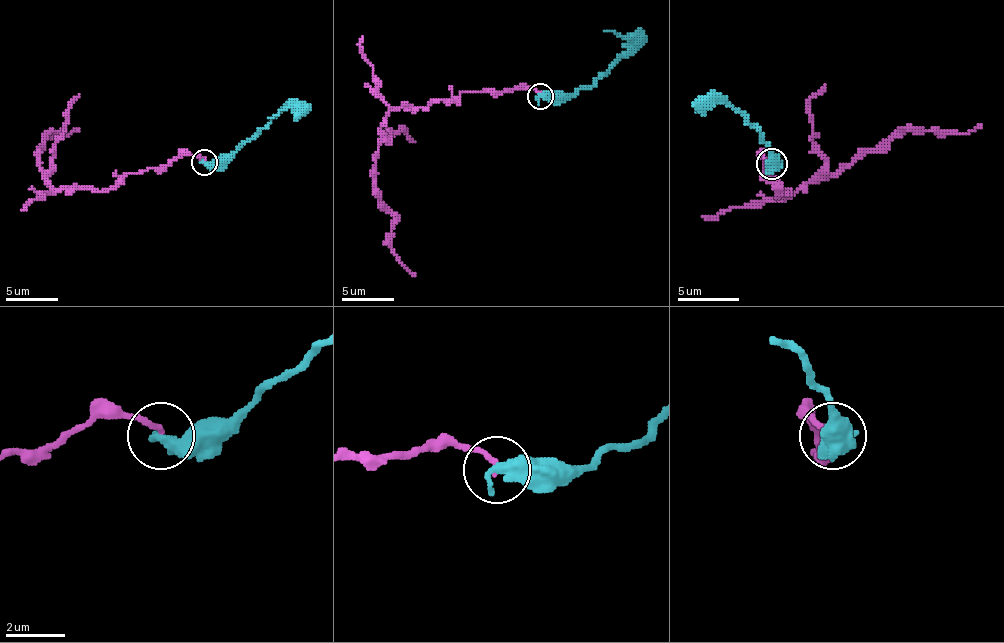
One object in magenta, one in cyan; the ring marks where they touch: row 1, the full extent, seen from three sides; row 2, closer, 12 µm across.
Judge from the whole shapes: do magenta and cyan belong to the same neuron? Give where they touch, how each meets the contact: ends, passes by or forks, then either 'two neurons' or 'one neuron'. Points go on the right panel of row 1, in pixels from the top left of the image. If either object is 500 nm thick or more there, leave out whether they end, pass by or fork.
place (772, 163); magenta ends; cyan ends; two neurons

